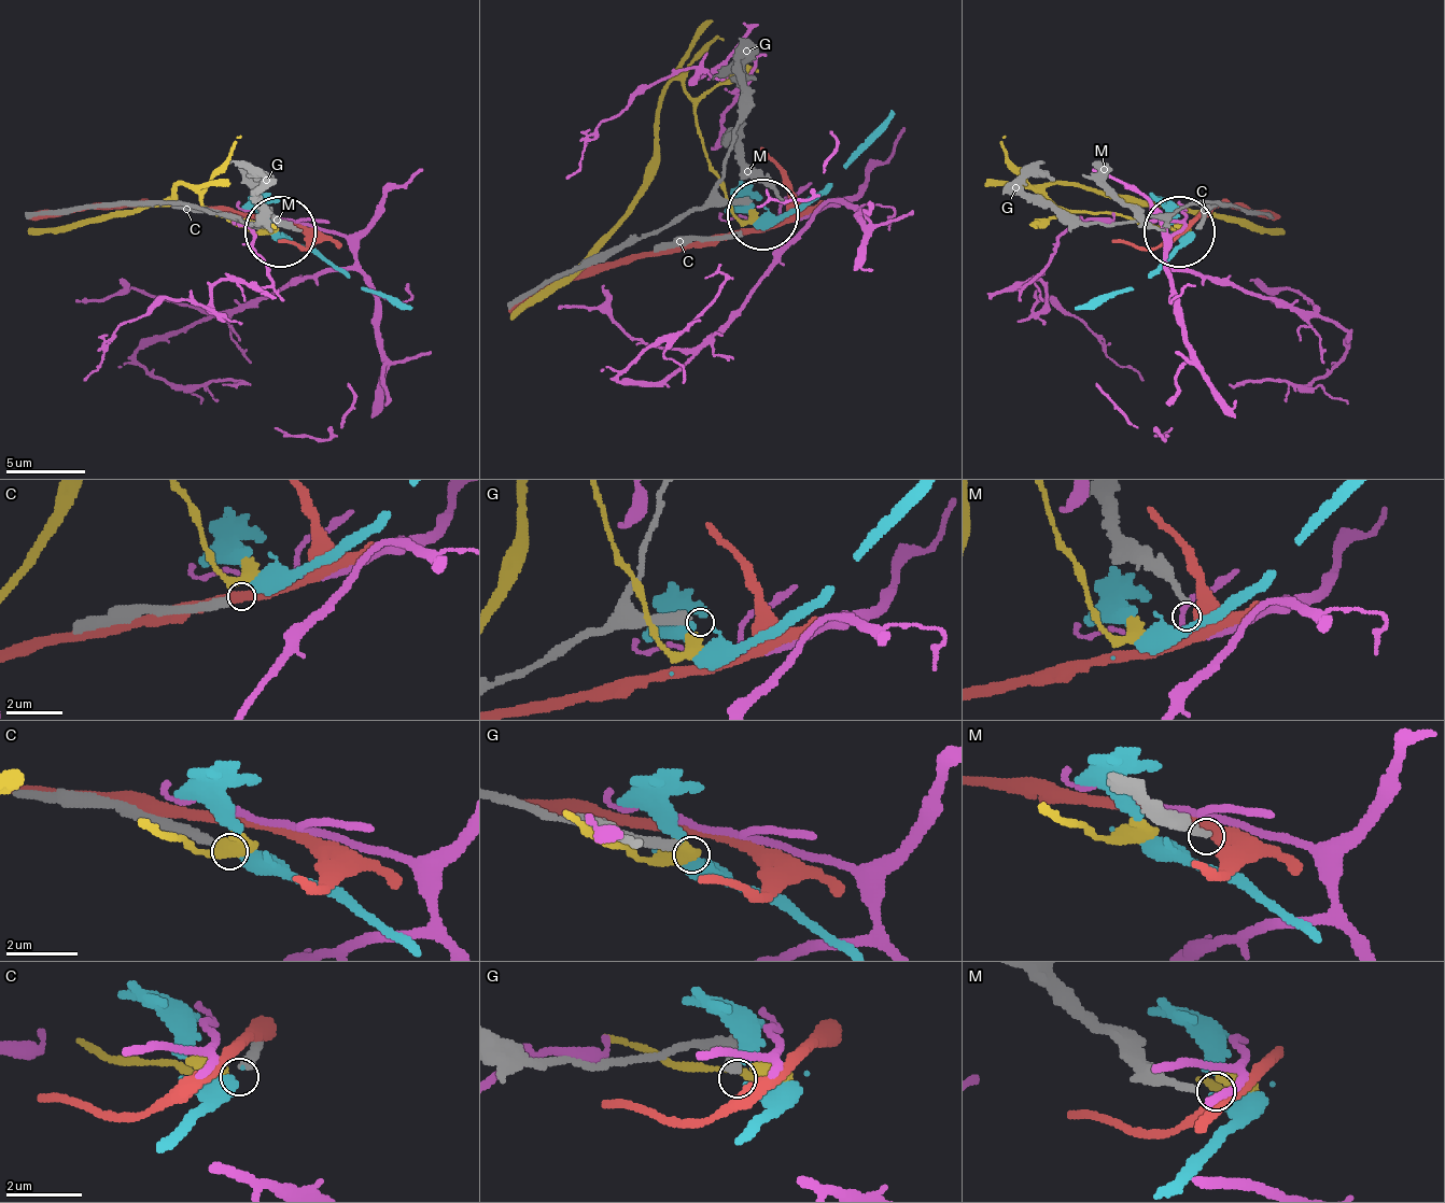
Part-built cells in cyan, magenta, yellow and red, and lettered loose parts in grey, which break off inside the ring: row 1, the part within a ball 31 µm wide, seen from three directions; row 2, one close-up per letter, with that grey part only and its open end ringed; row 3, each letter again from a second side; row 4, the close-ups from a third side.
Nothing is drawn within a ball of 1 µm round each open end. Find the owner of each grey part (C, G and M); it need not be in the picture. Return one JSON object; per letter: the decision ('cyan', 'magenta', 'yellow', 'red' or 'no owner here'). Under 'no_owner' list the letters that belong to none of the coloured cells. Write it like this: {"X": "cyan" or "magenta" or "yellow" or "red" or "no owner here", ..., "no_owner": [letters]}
{"C": "cyan", "G": "no owner here", "M": "red", "no_owner": ["G"]}

